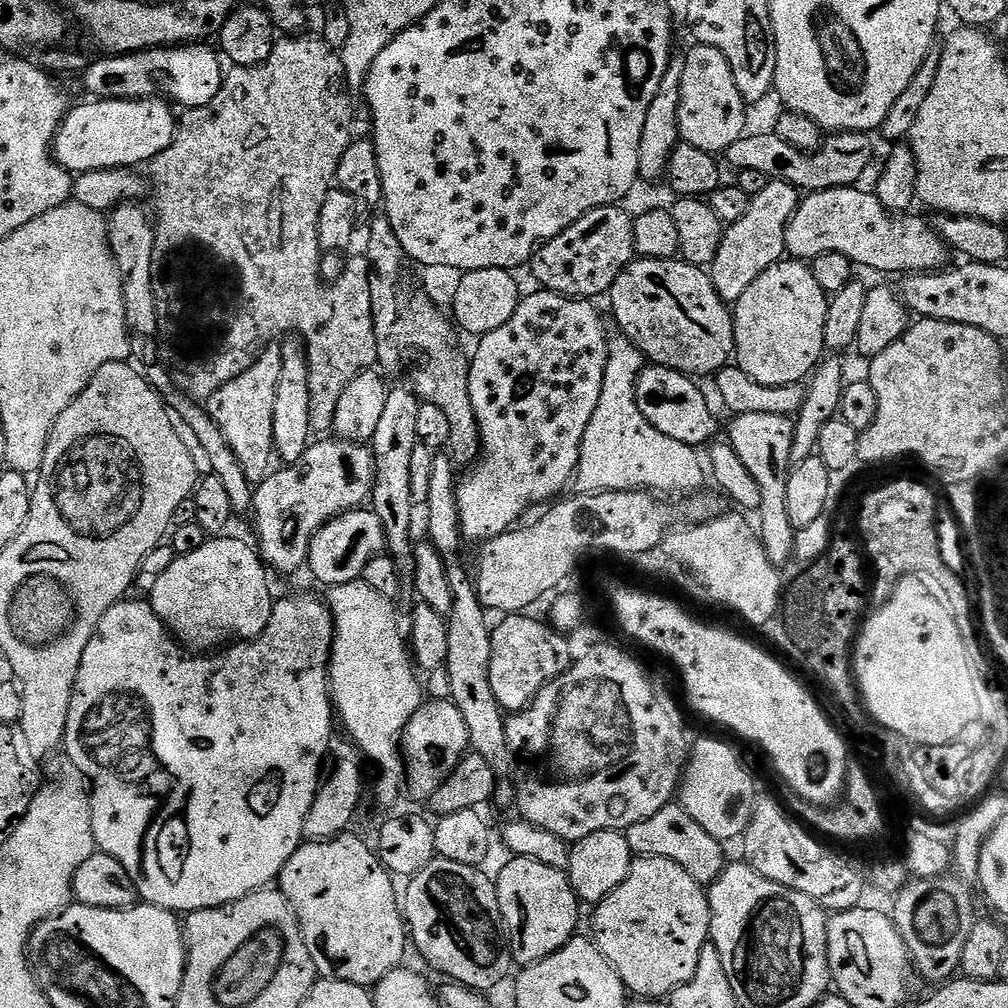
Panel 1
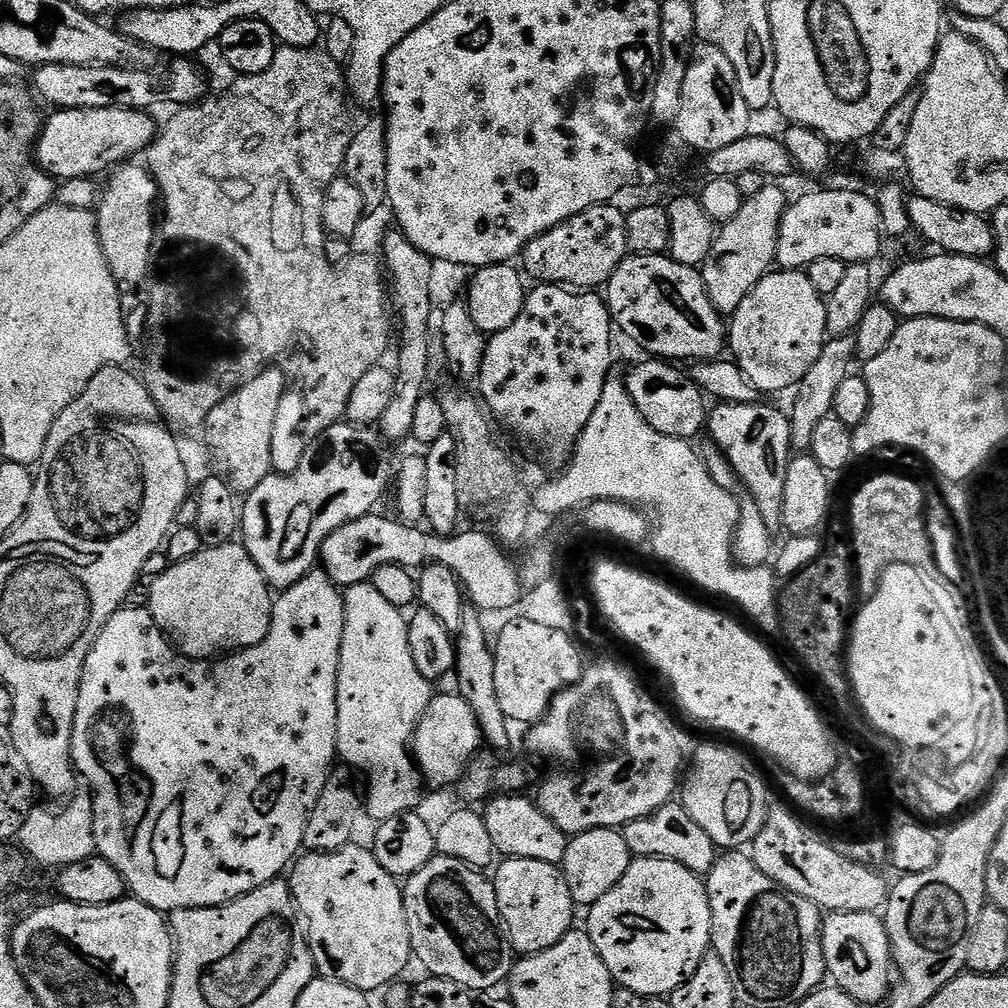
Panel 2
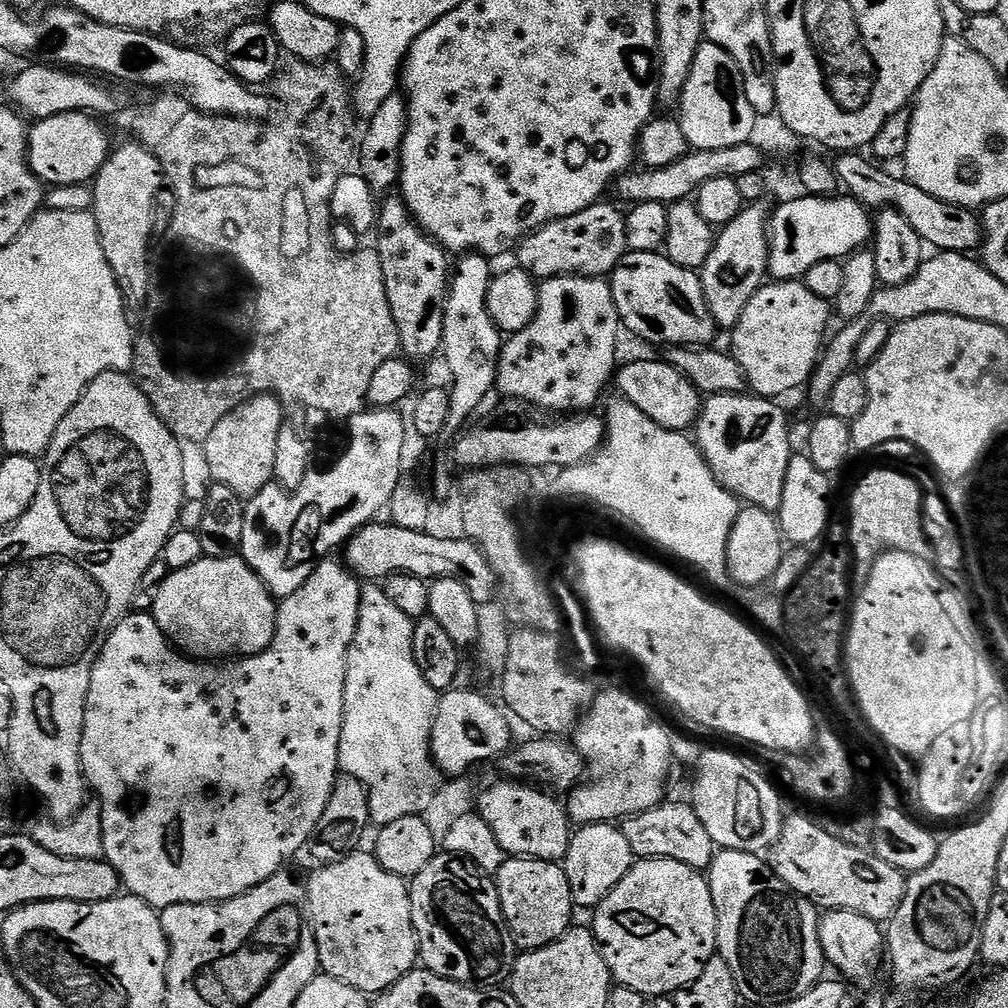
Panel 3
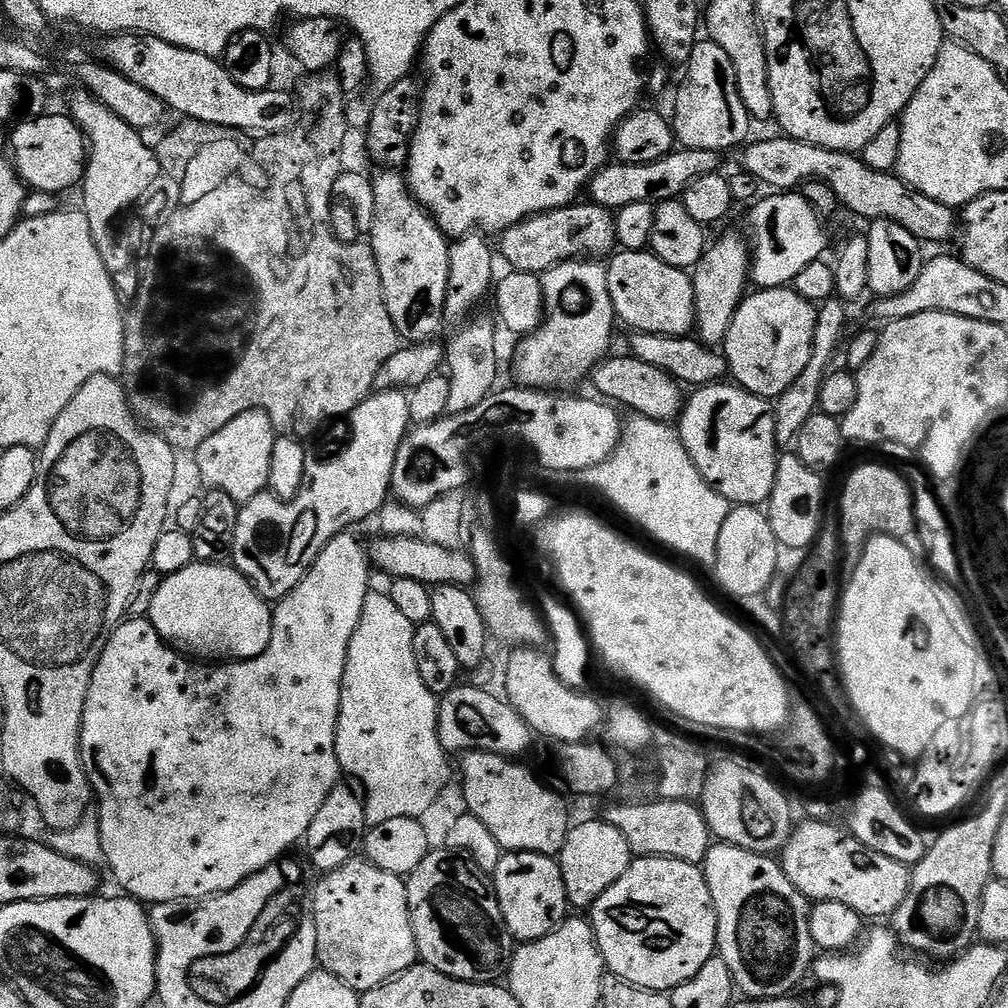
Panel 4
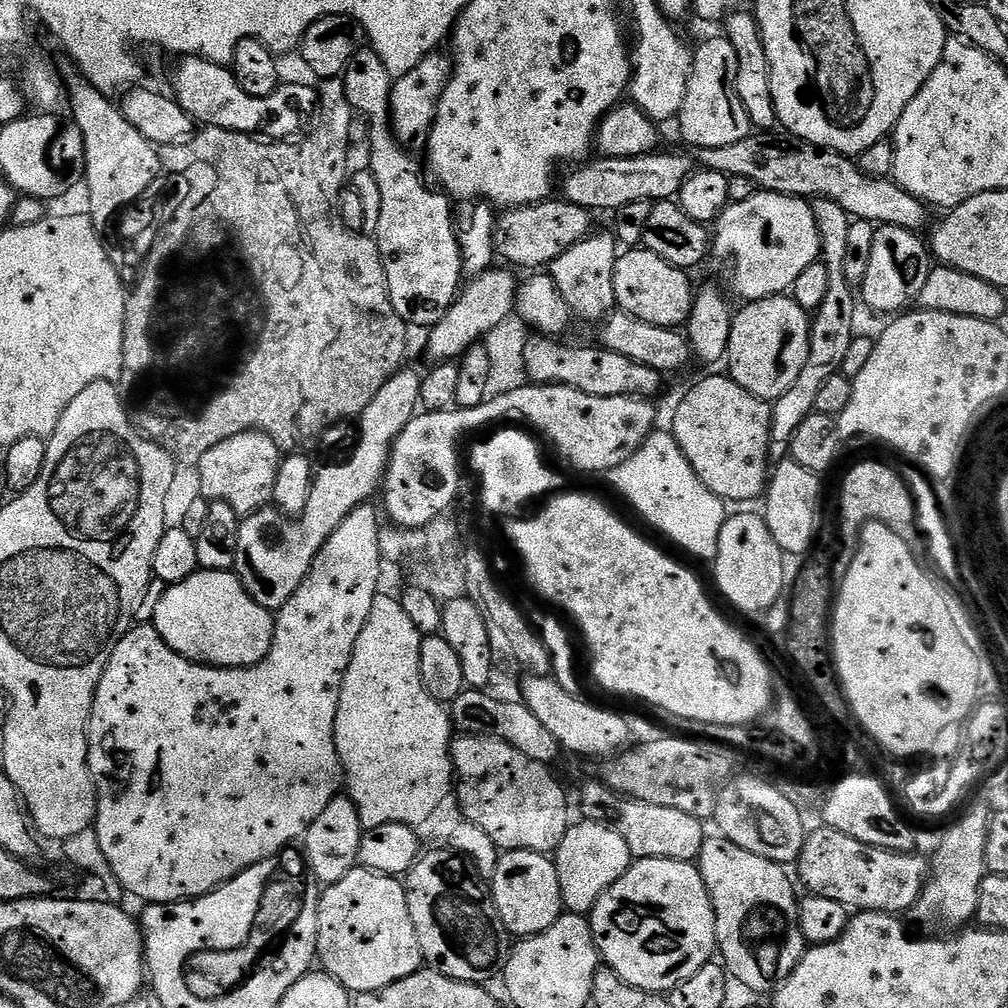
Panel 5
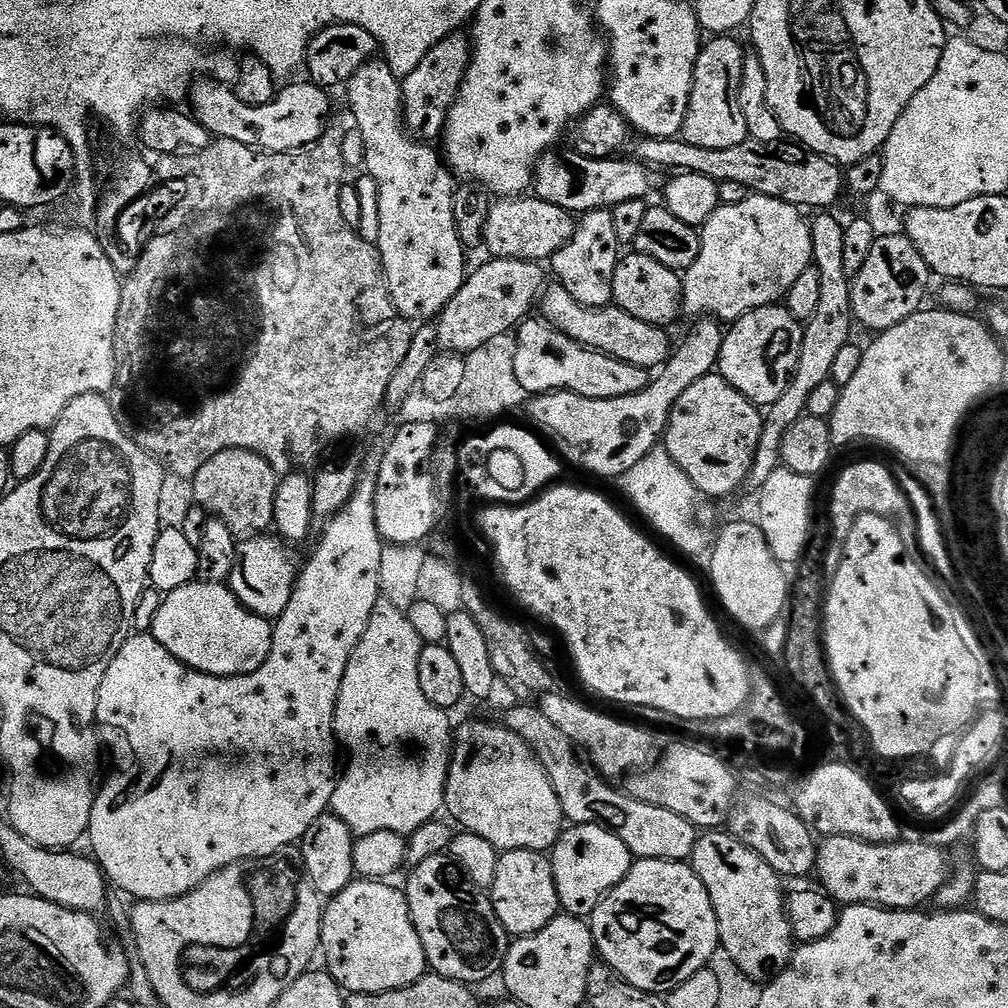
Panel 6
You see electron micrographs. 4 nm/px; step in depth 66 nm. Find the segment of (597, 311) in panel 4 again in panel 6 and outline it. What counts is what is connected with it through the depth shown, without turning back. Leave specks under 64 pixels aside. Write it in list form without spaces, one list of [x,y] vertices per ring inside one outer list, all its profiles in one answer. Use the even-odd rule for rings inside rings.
[[[611,211],[585,212],[579,217],[572,240],[552,256],[550,267],[556,271],[555,279],[584,308],[607,308],[613,303],[612,283],[614,270],[622,259],[622,246],[614,231]]]

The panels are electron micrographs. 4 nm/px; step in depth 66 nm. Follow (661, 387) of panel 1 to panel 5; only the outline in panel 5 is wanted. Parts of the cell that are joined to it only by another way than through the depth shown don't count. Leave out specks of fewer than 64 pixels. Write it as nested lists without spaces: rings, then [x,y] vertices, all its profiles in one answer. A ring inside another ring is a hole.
[[[543,334],[533,335],[525,342],[525,374],[533,384],[568,384],[571,388],[582,390],[586,394],[594,394],[598,398],[652,398],[660,388],[661,373],[650,370],[638,362],[630,362],[630,358],[622,358],[622,354],[614,354],[609,348],[593,346],[593,348],[570,348],[556,338]]]

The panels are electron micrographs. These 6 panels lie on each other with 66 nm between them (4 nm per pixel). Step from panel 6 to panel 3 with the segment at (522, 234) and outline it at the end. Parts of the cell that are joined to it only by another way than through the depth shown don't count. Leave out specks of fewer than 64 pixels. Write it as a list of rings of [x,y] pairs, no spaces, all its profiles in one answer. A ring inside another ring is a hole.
[[[597,202],[578,214],[558,218],[534,232],[529,232],[515,249],[515,263],[522,271],[530,273],[537,281],[552,276],[607,277],[628,252],[625,213],[612,204]]]

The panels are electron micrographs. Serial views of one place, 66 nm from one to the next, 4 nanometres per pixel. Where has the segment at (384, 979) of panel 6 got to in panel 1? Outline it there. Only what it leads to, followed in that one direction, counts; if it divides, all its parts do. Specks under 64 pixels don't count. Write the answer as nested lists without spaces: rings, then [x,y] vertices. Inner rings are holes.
[[[352,835],[301,843],[300,849],[280,871],[278,890],[294,910],[306,950],[310,950],[310,958],[314,958],[317,973],[326,980],[354,982],[371,989],[379,980],[386,978],[386,974],[405,963],[404,951],[410,948],[410,933],[402,915],[398,888],[396,892],[392,885],[392,873],[380,863],[379,855],[370,847],[369,841],[367,844]]]

